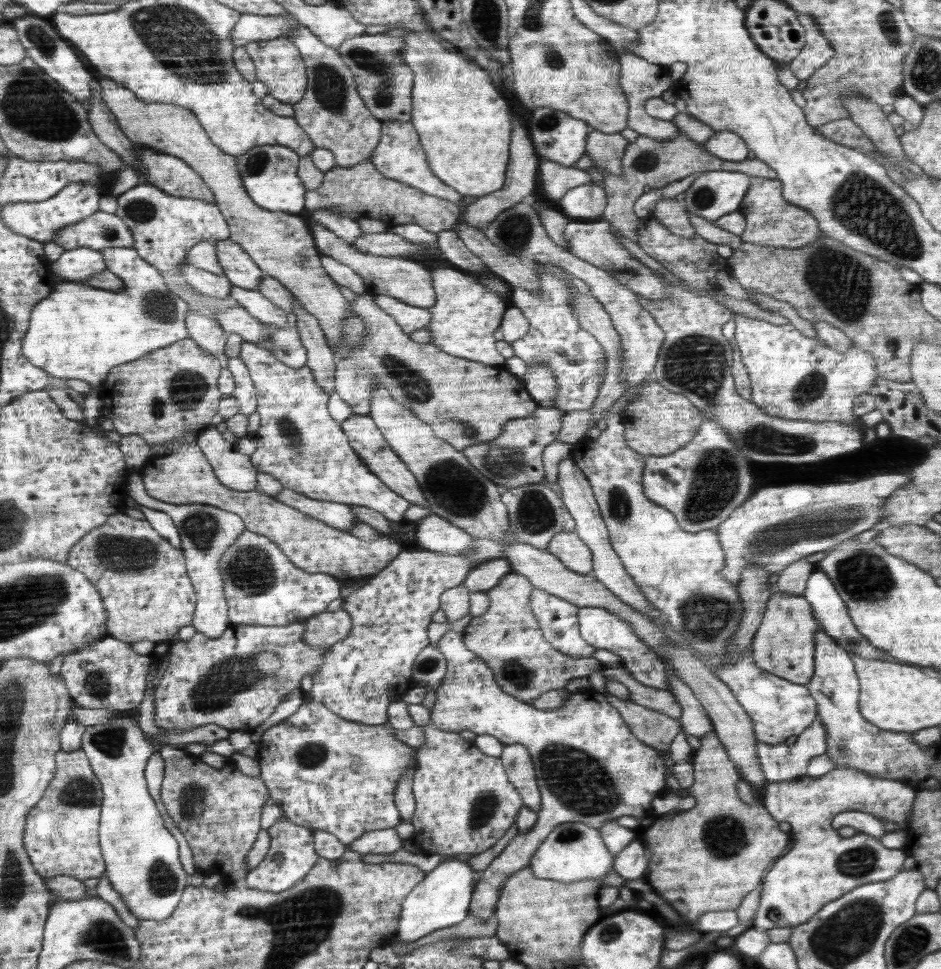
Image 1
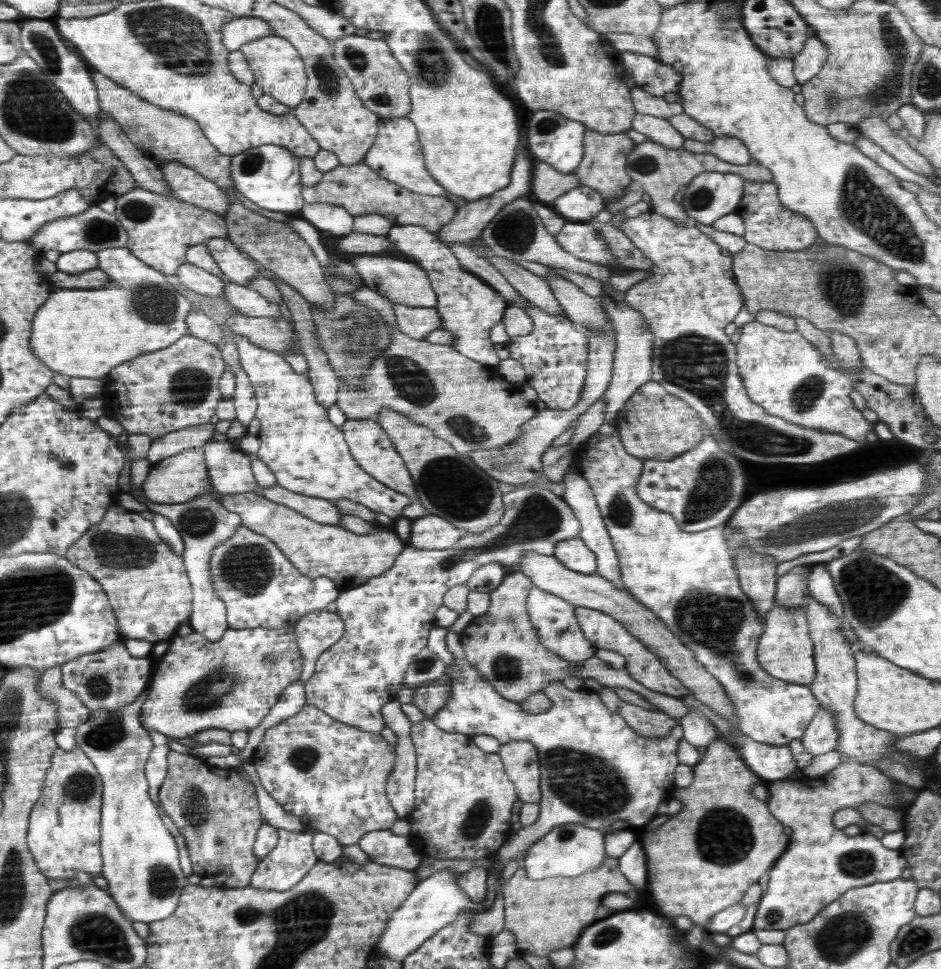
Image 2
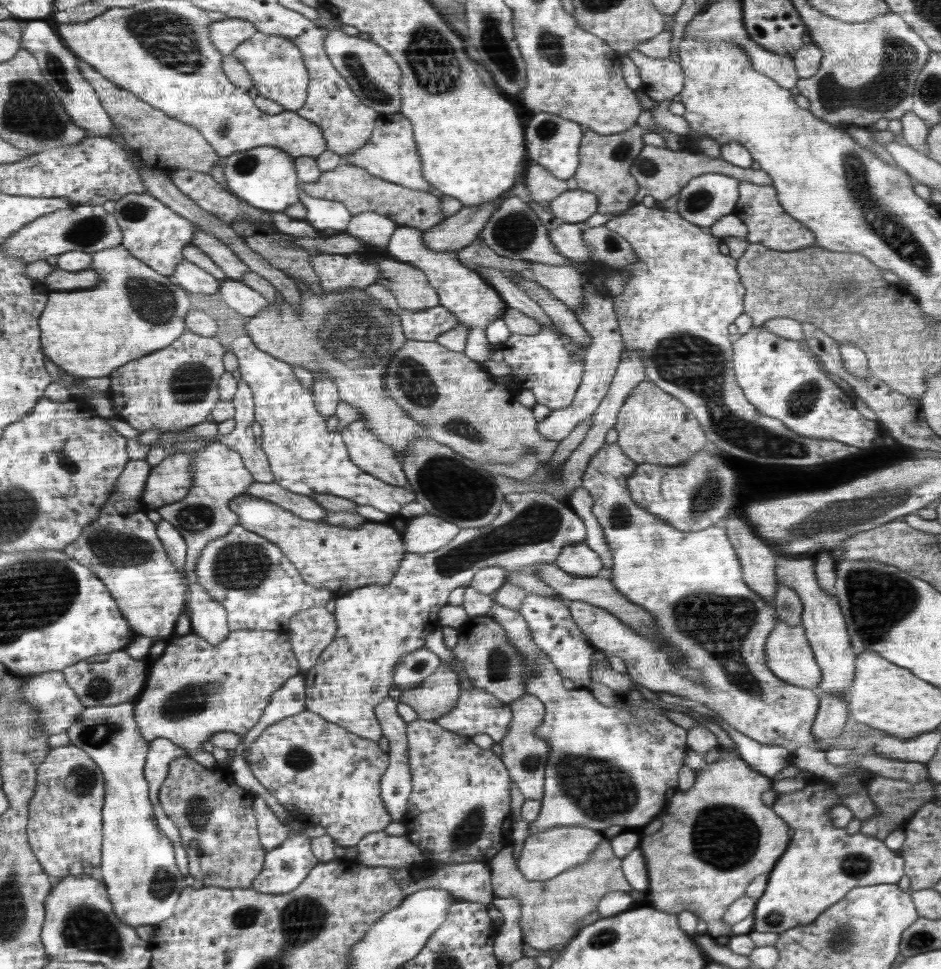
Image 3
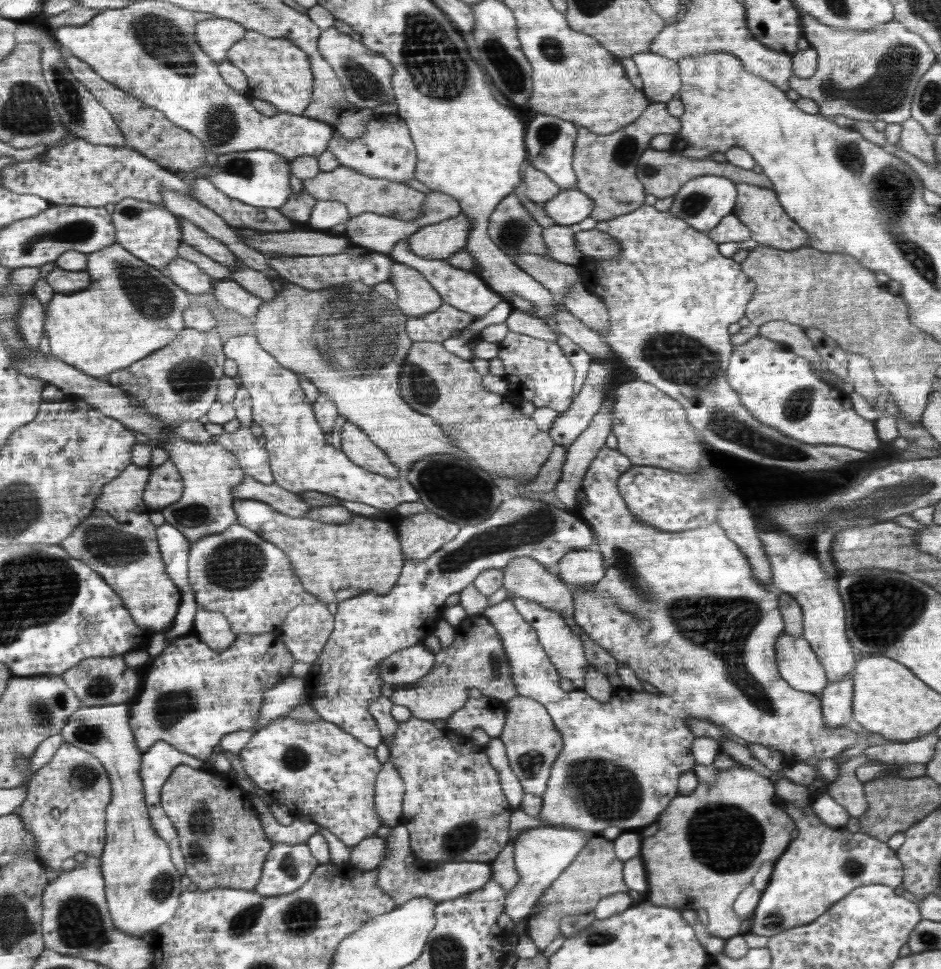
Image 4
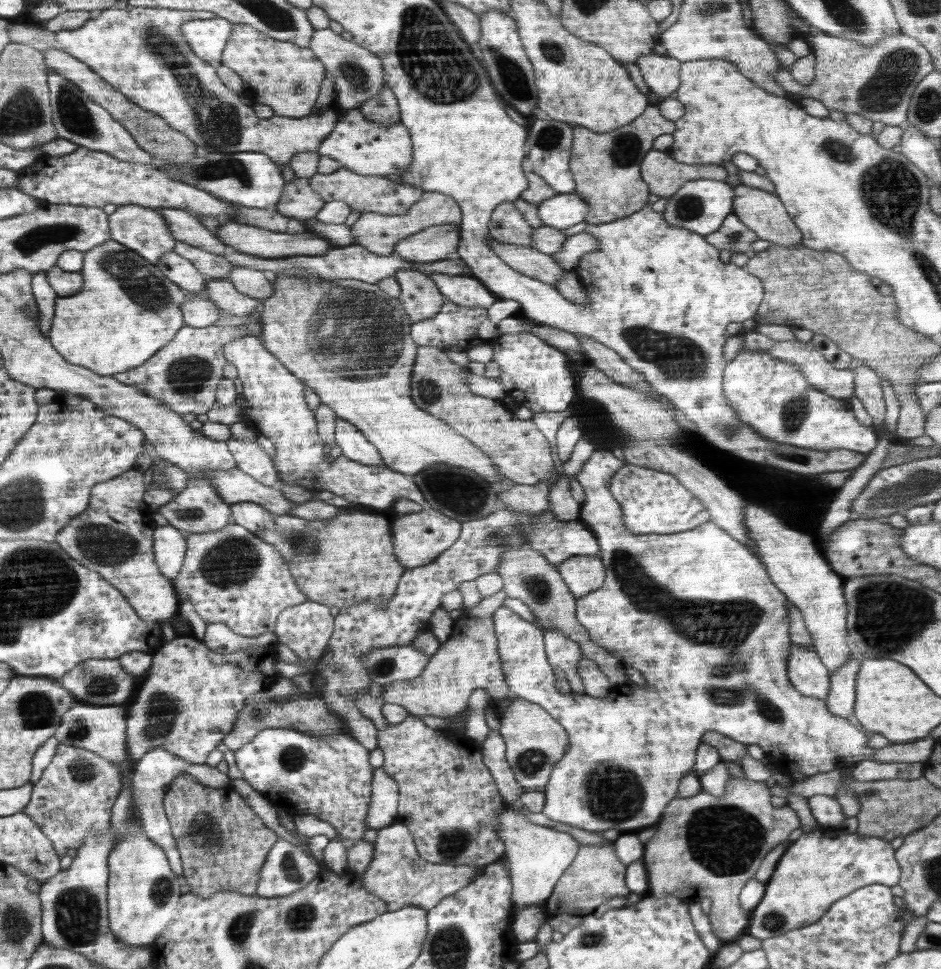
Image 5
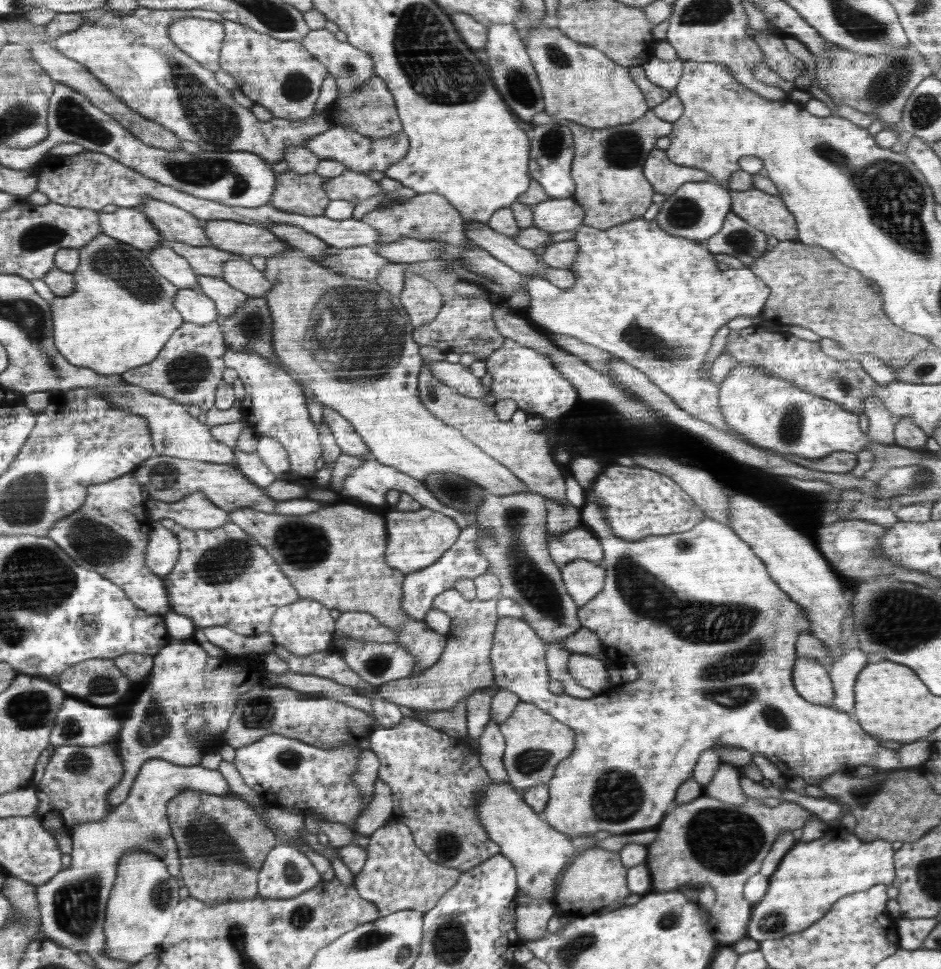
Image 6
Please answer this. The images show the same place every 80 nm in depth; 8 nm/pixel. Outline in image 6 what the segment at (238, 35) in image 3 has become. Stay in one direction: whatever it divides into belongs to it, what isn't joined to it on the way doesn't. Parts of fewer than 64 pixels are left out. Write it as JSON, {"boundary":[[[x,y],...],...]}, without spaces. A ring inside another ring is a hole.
{"boundary":[[[183,18],[169,26],[174,44],[203,67],[216,72],[221,68],[220,54],[226,37],[224,21]]]}

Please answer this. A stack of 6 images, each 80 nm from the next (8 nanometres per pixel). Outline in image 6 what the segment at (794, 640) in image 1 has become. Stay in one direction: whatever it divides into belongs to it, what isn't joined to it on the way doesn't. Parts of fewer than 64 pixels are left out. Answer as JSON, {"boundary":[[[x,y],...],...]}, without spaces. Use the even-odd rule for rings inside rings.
{"boundary":[[[798,657],[795,660],[793,684],[801,698],[818,706],[830,707],[836,696],[828,669],[810,657]]]}

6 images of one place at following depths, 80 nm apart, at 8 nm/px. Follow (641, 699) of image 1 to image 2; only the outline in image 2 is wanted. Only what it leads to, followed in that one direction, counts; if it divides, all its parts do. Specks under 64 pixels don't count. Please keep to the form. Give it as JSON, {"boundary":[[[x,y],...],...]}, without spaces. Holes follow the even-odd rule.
{"boundary":[[[509,571],[507,576],[503,578],[498,588],[495,588],[489,595],[491,596],[491,603],[486,614],[480,617],[473,617],[473,620],[469,622],[464,630],[460,633],[460,646],[465,652],[466,658],[469,660],[472,666],[482,673],[482,679],[490,683],[493,688],[506,700],[514,705],[526,700],[532,694],[540,693],[543,689],[548,687],[548,684],[558,681],[558,683],[564,681],[565,678],[570,676],[580,677],[580,679],[594,679],[598,684],[608,689],[624,688],[628,689],[636,694],[639,694],[650,703],[652,706],[660,709],[662,713],[665,713],[668,717],[678,719],[682,716],[686,716],[690,710],[685,704],[682,704],[678,697],[672,697],[662,693],[653,692],[651,689],[645,688],[643,684],[632,680],[628,671],[624,669],[614,669],[607,663],[594,656],[584,661],[580,666],[563,661],[555,652],[548,650],[540,641],[537,630],[530,622],[528,611],[526,608],[526,601],[530,590],[535,587],[528,576],[522,574],[521,571]]]}

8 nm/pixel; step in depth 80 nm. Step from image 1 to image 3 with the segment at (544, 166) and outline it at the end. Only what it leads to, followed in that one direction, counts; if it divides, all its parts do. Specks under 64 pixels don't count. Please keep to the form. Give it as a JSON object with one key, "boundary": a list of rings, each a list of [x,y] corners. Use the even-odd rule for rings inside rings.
{"boundary":[[[539,164],[525,170],[524,188],[530,190],[532,201],[549,204],[559,194],[570,190],[567,180],[556,178],[547,168]]]}

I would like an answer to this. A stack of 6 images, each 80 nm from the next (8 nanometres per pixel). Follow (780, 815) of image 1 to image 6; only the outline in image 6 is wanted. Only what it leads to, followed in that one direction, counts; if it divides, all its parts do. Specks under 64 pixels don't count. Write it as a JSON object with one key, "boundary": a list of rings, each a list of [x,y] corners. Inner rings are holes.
{"boundary":[[[841,825],[828,828],[822,837],[811,842],[798,840],[769,877],[765,895],[752,906],[747,936],[761,943],[802,932],[818,922],[839,898],[874,885],[892,884],[894,853],[891,842],[863,841]]]}

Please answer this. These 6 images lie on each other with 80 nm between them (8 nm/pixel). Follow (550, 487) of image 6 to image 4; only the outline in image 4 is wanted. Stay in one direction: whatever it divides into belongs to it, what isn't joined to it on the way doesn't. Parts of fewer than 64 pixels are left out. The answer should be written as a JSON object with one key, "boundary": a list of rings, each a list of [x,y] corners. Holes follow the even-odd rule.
{"boundary":[[[413,342],[400,369],[399,393],[412,410],[431,416],[455,442],[455,446],[465,452],[480,469],[496,472],[500,477],[518,482],[530,482],[538,476],[539,470],[548,460],[556,444],[547,432],[536,427],[530,415],[525,415],[519,406],[507,401],[505,395],[495,395],[484,390],[482,379],[482,374],[474,369],[471,361],[445,350],[443,344]]]}

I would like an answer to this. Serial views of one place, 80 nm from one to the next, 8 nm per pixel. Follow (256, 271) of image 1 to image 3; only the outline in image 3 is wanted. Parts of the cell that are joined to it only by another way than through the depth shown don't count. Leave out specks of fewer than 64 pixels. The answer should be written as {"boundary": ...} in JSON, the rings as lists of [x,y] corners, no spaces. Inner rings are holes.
{"boundary":[[[196,229],[196,233],[192,235],[190,245],[205,251],[224,272],[227,279],[242,281],[242,277],[250,272],[249,266],[246,266],[246,263],[242,262],[238,254],[230,249],[229,246],[226,246],[226,243],[222,243],[220,239],[216,239],[202,230]]]}

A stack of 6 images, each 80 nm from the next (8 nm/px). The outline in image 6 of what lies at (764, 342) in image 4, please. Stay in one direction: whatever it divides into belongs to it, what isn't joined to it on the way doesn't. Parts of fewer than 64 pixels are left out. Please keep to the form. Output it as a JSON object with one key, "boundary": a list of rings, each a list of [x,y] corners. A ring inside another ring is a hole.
{"boundary":[[[736,365],[719,386],[719,405],[728,426],[744,440],[778,451],[780,454],[789,454],[817,461],[836,451],[860,452],[875,445],[864,433],[858,424],[858,416],[844,410],[838,403],[828,401],[824,397],[806,393],[794,383],[789,383],[780,377],[769,375],[752,365]]]}

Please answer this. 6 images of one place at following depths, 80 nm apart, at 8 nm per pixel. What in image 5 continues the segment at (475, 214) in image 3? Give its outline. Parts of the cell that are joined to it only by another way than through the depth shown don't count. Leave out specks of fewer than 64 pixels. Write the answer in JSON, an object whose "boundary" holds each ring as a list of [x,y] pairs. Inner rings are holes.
{"boundary":[[[430,226],[418,234],[412,234],[409,238],[404,238],[396,244],[393,254],[399,256],[406,262],[432,263],[435,261],[445,260],[450,252],[457,250],[458,241],[460,241],[460,229],[454,226]]]}

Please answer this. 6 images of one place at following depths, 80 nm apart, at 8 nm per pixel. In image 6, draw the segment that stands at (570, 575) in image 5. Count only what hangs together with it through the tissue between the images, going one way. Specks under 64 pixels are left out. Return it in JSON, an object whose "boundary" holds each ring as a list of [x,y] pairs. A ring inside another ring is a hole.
{"boundary":[[[578,560],[561,567],[561,577],[568,594],[580,608],[602,590],[605,570],[602,564]]]}

